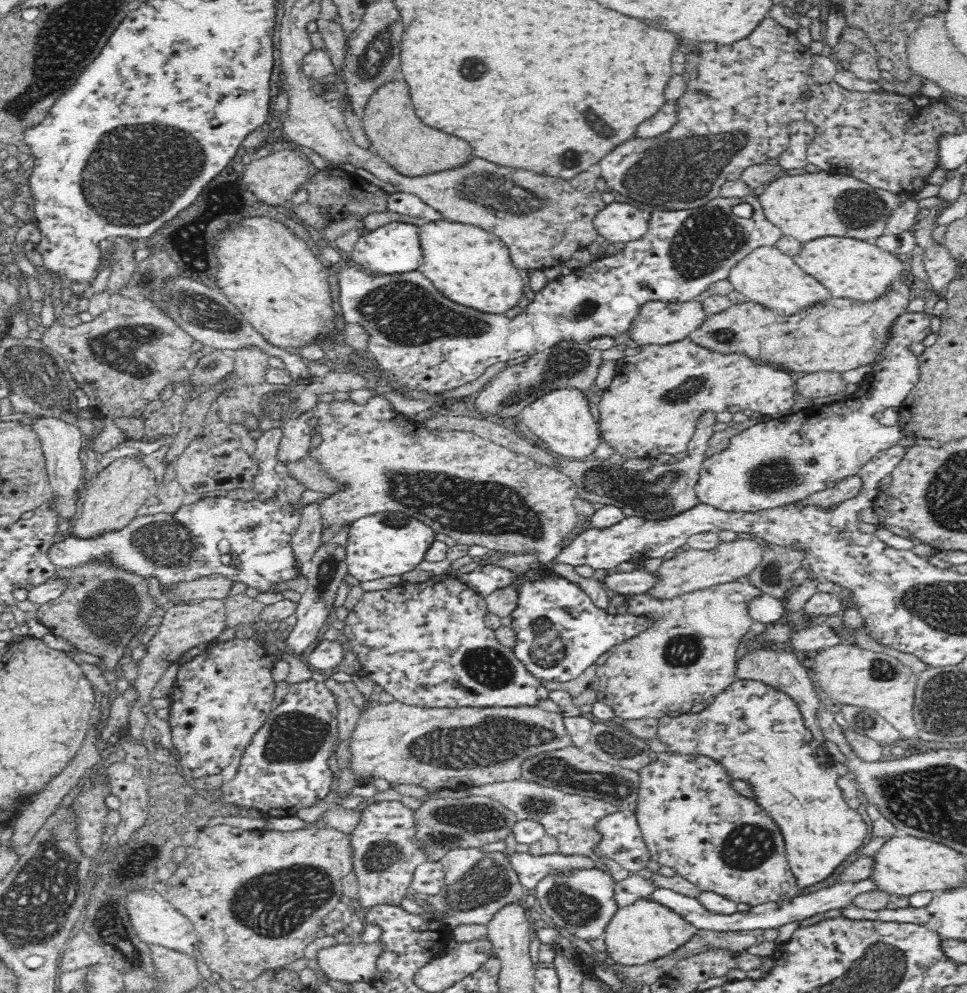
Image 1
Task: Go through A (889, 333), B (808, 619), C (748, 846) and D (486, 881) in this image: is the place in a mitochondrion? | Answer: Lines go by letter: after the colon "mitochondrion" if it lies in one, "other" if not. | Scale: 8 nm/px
A: other
B: other
C: mitochondrion
D: mitochondrion

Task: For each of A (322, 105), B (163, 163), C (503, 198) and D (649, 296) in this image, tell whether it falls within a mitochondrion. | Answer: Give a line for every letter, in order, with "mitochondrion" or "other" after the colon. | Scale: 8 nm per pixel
A: other
B: mitochondrion
C: mitochondrion
D: other

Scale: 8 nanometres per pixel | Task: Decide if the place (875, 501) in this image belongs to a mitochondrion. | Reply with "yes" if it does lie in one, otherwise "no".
no

